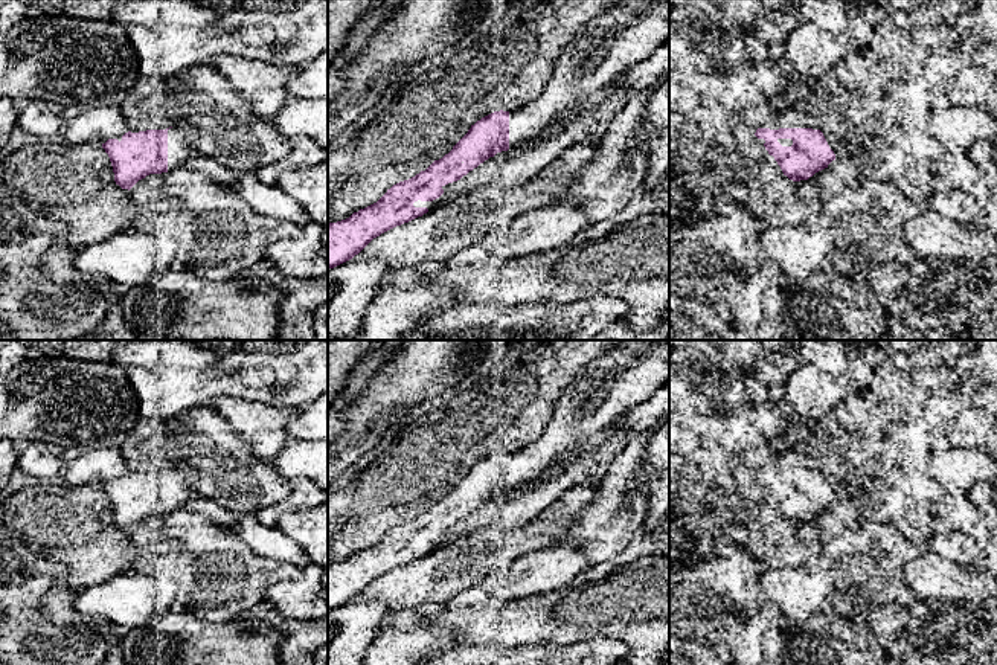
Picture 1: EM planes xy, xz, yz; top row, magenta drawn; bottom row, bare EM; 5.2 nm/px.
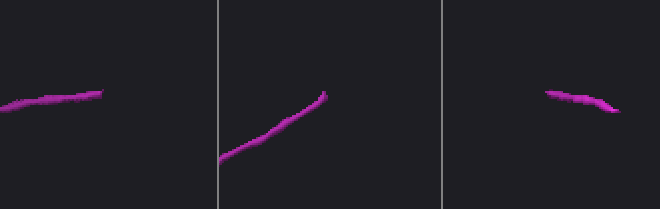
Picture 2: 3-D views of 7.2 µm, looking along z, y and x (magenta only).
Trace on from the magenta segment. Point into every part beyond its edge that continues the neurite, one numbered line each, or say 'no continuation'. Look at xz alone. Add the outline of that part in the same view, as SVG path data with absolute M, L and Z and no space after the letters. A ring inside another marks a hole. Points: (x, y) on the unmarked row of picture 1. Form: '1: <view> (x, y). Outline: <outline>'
1: xz (634, 369). Outline: M625 340L593 360L559 400L558 409L541 438L518 451L509 453L509 491L537 479L582 438L595 435L611 422L622 419L631 409L646 401L666 383L669 383L669 340ZM605 384L610 386L608 394L588 413L585 410L587 404Z

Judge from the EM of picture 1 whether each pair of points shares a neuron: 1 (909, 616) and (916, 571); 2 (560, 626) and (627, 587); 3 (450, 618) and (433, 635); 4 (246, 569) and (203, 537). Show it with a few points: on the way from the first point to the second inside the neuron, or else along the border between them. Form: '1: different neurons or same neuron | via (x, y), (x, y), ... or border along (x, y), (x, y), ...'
1: different neurons | border along (916, 600), (924, 601)
2: same neuron | via (577, 623), (586, 621), (610, 597)
3: different neurons | border along (435, 613), (438, 623), (455, 629), (458, 644)
4: same neuron | via (235, 566), (214, 545)

